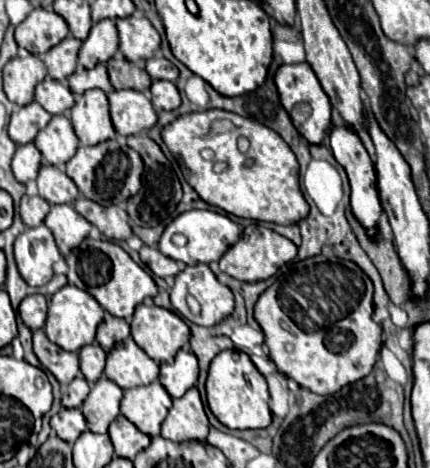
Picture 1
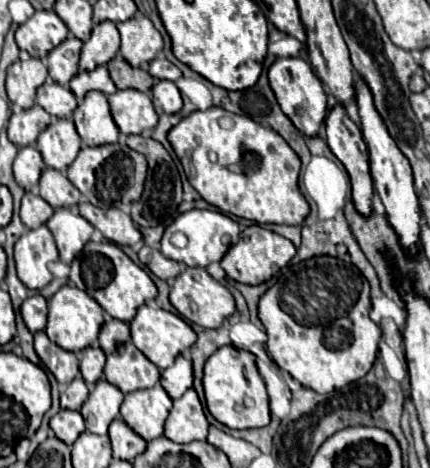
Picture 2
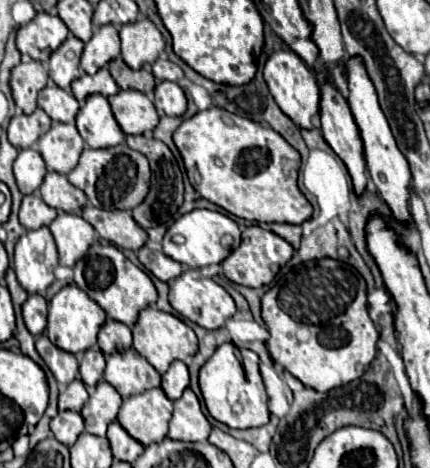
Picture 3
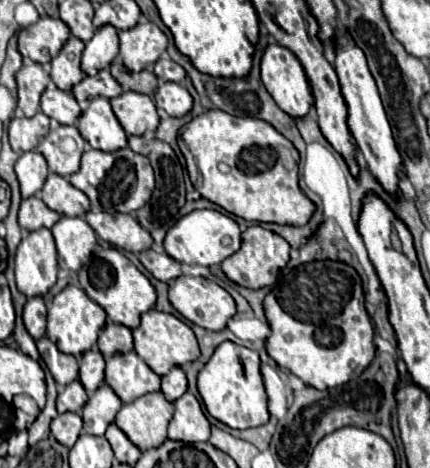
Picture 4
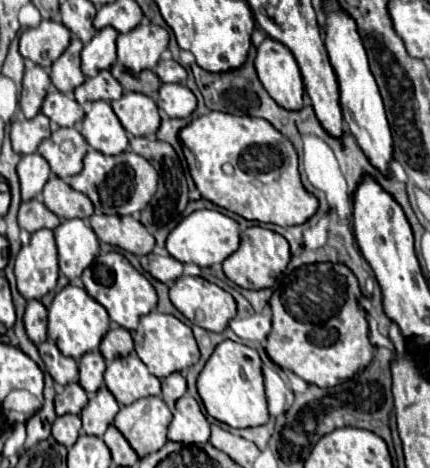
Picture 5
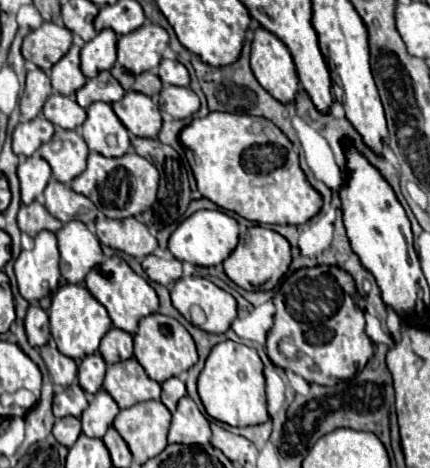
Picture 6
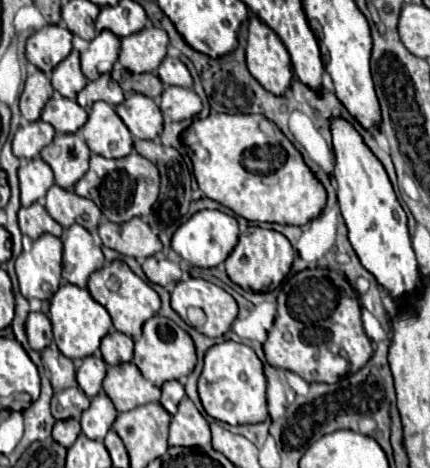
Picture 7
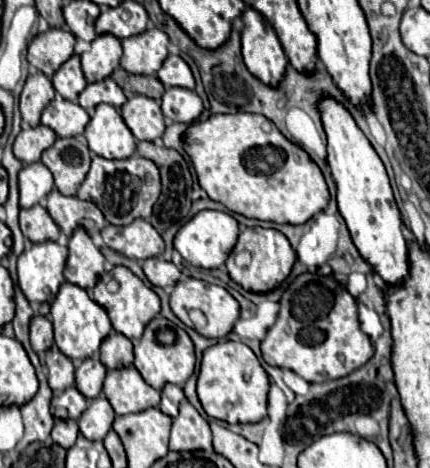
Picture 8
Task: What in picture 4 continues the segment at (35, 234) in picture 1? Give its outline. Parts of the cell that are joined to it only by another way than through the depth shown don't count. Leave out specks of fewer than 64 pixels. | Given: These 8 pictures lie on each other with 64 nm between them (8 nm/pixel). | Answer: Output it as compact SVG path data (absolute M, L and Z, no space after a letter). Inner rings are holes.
M40 228L30 232L16 250L16 284L28 298L44 296L56 282L58 258L52 232Z

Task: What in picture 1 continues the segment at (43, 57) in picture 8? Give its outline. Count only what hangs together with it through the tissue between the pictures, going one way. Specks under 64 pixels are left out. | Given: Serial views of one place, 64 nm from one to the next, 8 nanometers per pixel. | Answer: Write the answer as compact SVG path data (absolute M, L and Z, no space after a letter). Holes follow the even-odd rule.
M34 8L24 22L16 26L16 42L34 56L46 54L68 36L66 20L50 8Z

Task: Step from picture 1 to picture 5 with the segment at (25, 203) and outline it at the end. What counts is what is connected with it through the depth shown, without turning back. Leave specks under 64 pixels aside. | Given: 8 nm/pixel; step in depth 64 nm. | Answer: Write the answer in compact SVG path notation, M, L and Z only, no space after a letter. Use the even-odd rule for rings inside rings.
M32 198L32 200L20 204L18 224L20 224L20 228L24 228L32 234L40 228L54 230L56 224L60 224L60 218L54 212L50 212L38 198Z

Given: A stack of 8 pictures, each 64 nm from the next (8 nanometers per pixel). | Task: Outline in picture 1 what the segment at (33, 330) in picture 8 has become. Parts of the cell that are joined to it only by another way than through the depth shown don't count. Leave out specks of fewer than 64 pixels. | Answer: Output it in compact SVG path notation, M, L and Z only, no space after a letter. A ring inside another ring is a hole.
M32 294L32 296L26 296L18 308L18 314L22 316L24 324L30 328L30 330L36 330L36 328L42 328L44 322L46 322L46 296L42 294Z

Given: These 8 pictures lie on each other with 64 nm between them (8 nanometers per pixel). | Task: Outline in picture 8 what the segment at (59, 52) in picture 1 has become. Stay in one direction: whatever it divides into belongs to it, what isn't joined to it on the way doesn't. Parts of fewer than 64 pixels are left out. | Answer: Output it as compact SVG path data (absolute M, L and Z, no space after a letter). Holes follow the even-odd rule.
M74 54L70 60L66 60L52 76L52 84L60 96L64 96L70 102L78 102L78 94L88 84L82 70L80 70L80 56Z

